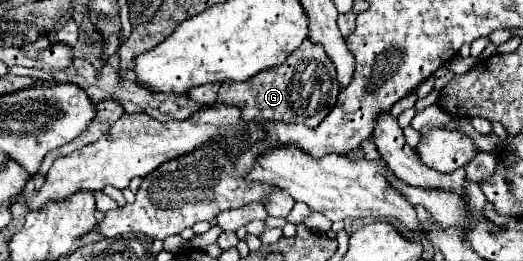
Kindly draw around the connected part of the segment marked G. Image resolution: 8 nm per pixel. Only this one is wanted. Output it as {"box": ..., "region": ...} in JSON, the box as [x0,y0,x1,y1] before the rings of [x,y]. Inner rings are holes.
{"box":[217,41,339,127],"region":[[[307,41],[291,53],[287,63],[271,71],[261,71],[249,81],[227,81],[219,89],[217,101],[223,105],[235,105],[241,109],[241,117],[247,123],[279,121],[279,123],[303,123],[317,127],[337,103],[339,81],[333,63],[327,59],[323,47]]]}

